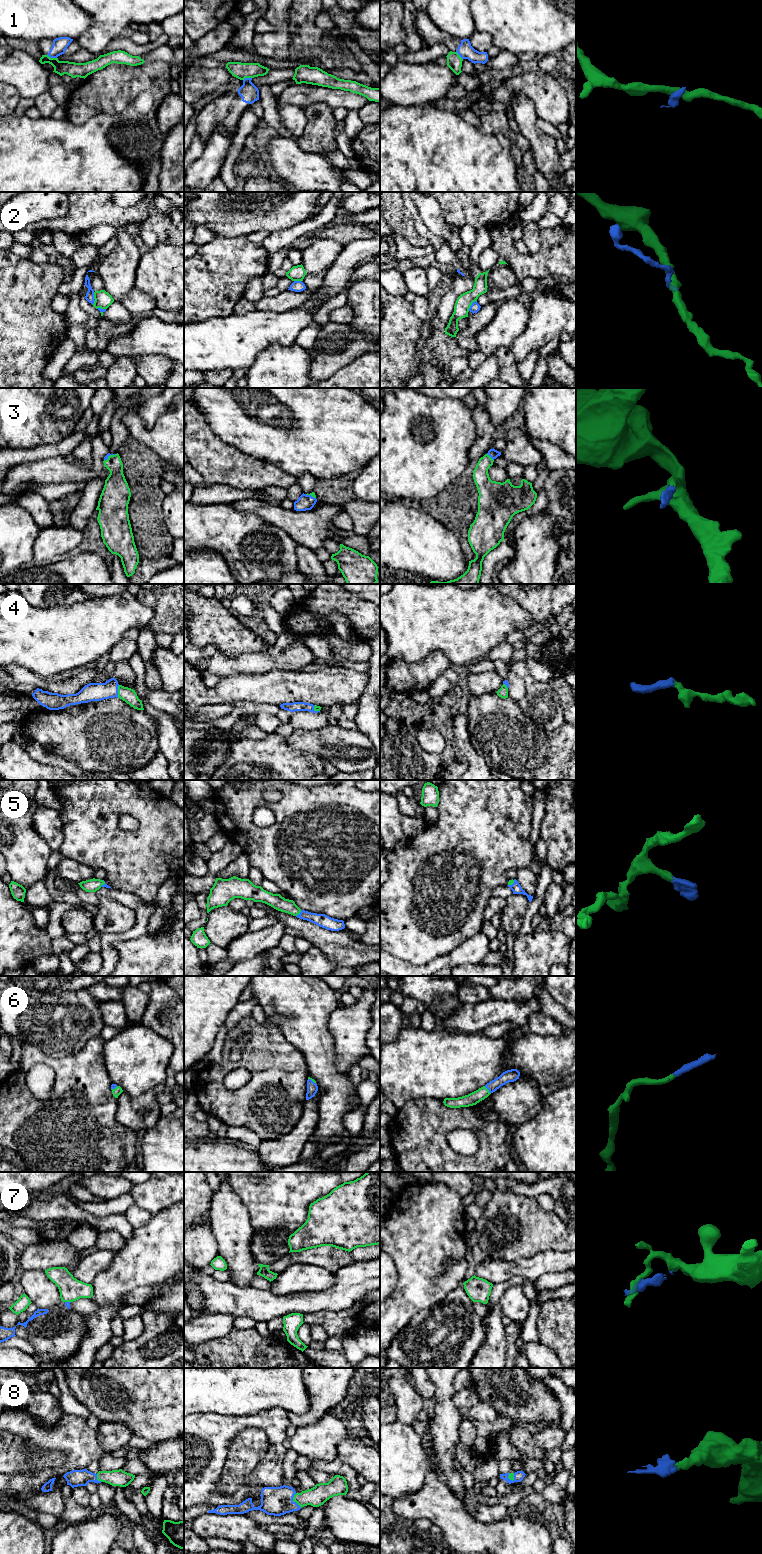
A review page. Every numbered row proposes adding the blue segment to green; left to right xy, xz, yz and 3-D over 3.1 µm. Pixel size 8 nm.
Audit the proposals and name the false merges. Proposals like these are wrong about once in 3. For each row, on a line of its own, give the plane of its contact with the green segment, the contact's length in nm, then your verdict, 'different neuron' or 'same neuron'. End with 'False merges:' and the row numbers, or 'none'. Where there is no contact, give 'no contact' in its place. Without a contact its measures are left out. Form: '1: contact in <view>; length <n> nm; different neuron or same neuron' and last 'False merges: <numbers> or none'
1: contact in xy; length 90 nm; different neuron
2: contact in xy; length 110 nm; different neuron
3: contact in yz; length 80 nm; same neuron
4: contact in xy; length 110 nm; same neuron
5: contact in xz; length 70 nm; same neuron
6: contact in yz; length 80 nm; same neuron
7: contact in xy; length 50 nm; different neuron
8: contact in xz; length 130 nm; same neuron
False merges: 1, 2, 7

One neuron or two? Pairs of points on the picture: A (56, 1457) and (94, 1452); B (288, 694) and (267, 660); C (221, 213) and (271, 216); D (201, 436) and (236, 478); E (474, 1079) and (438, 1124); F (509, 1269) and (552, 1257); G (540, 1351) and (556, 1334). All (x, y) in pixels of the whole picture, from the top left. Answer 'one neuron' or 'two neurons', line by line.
A: two neurons
B: two neurons
C: one neuron
D: one neuron
E: two neurons
F: one neuron
G: two neurons

